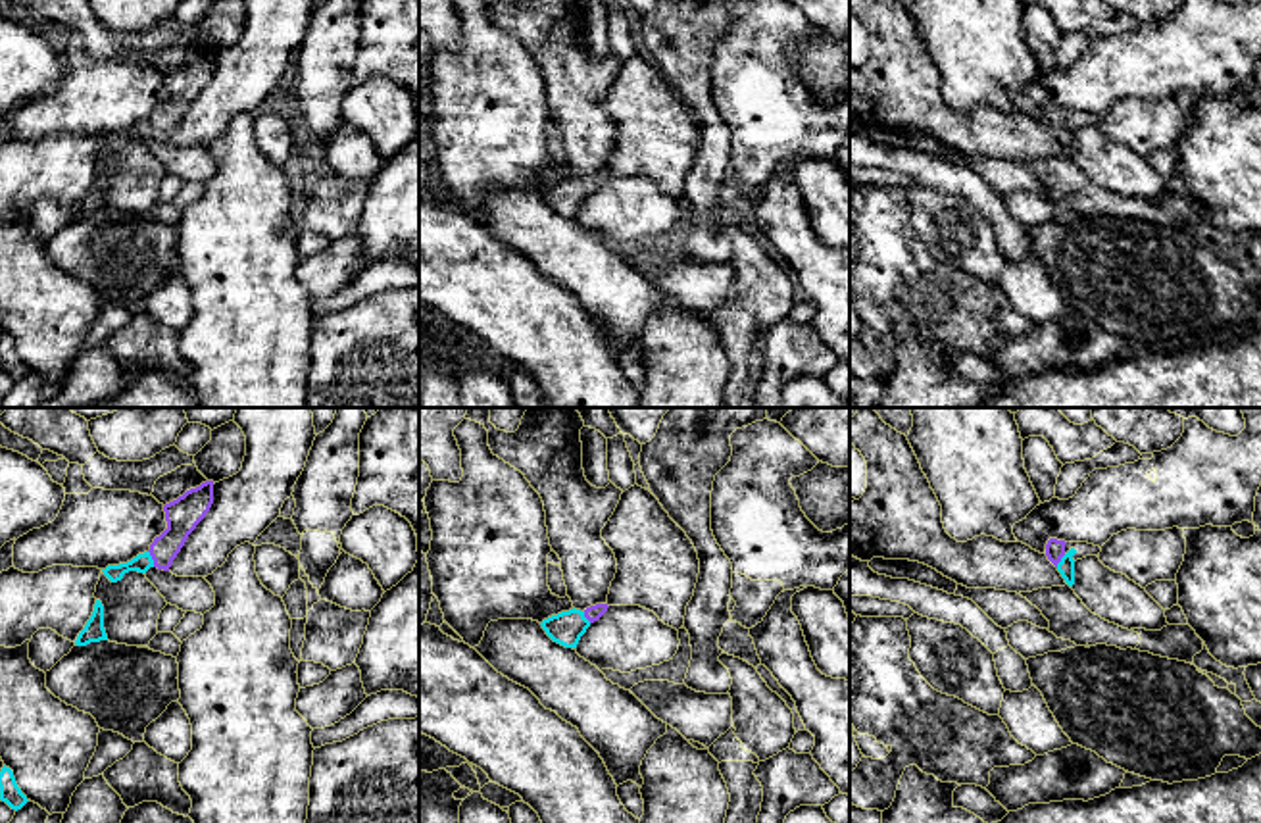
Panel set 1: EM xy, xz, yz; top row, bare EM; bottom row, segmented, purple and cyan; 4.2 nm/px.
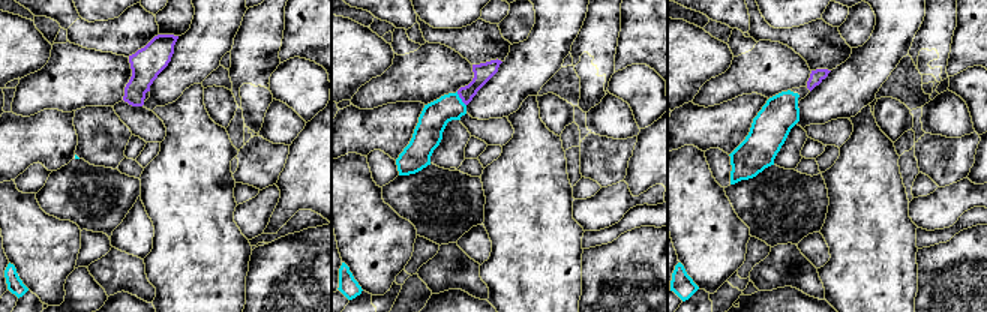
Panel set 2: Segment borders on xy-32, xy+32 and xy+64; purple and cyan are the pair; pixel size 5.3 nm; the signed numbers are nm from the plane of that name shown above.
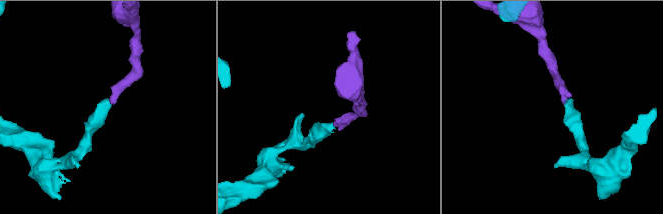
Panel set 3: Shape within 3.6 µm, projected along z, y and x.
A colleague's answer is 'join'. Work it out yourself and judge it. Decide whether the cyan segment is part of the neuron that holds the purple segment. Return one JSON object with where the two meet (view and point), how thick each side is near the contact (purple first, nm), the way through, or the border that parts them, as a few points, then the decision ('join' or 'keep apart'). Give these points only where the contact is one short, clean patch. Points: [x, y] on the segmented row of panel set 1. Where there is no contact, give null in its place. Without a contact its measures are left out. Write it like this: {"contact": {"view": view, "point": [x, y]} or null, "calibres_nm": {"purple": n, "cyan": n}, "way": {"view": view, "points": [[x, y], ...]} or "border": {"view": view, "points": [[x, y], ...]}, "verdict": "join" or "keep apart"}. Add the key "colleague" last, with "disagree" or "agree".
{"contact": {"view": "xy", "point": [152, 558]}, "calibres_nm": {"purple": 140, "cyan": 80}, "way": {"view": "xy", "points": [[183, 514], [177, 533], [152, 558], [143, 562]]}, "verdict": "join", "colleague": "agree"}

